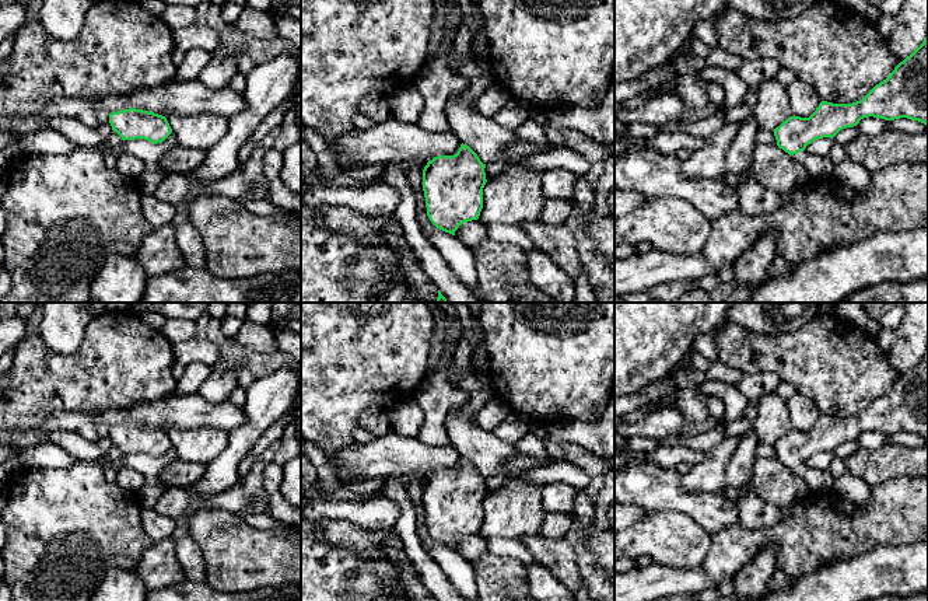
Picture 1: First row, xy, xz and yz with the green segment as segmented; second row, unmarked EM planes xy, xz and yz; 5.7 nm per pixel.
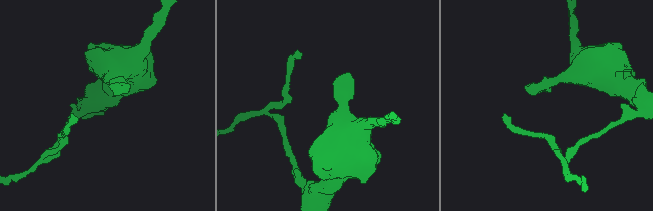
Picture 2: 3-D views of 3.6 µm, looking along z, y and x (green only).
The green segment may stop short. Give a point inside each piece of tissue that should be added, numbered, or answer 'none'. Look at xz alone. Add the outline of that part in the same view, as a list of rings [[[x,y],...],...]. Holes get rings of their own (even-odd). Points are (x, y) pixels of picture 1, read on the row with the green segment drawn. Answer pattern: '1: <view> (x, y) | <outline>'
none

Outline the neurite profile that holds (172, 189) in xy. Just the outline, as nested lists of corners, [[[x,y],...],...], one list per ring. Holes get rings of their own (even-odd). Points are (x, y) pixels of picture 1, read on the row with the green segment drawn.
[[[168,174],[160,182],[154,196],[172,206],[181,205],[189,192],[189,179],[181,174]]]

